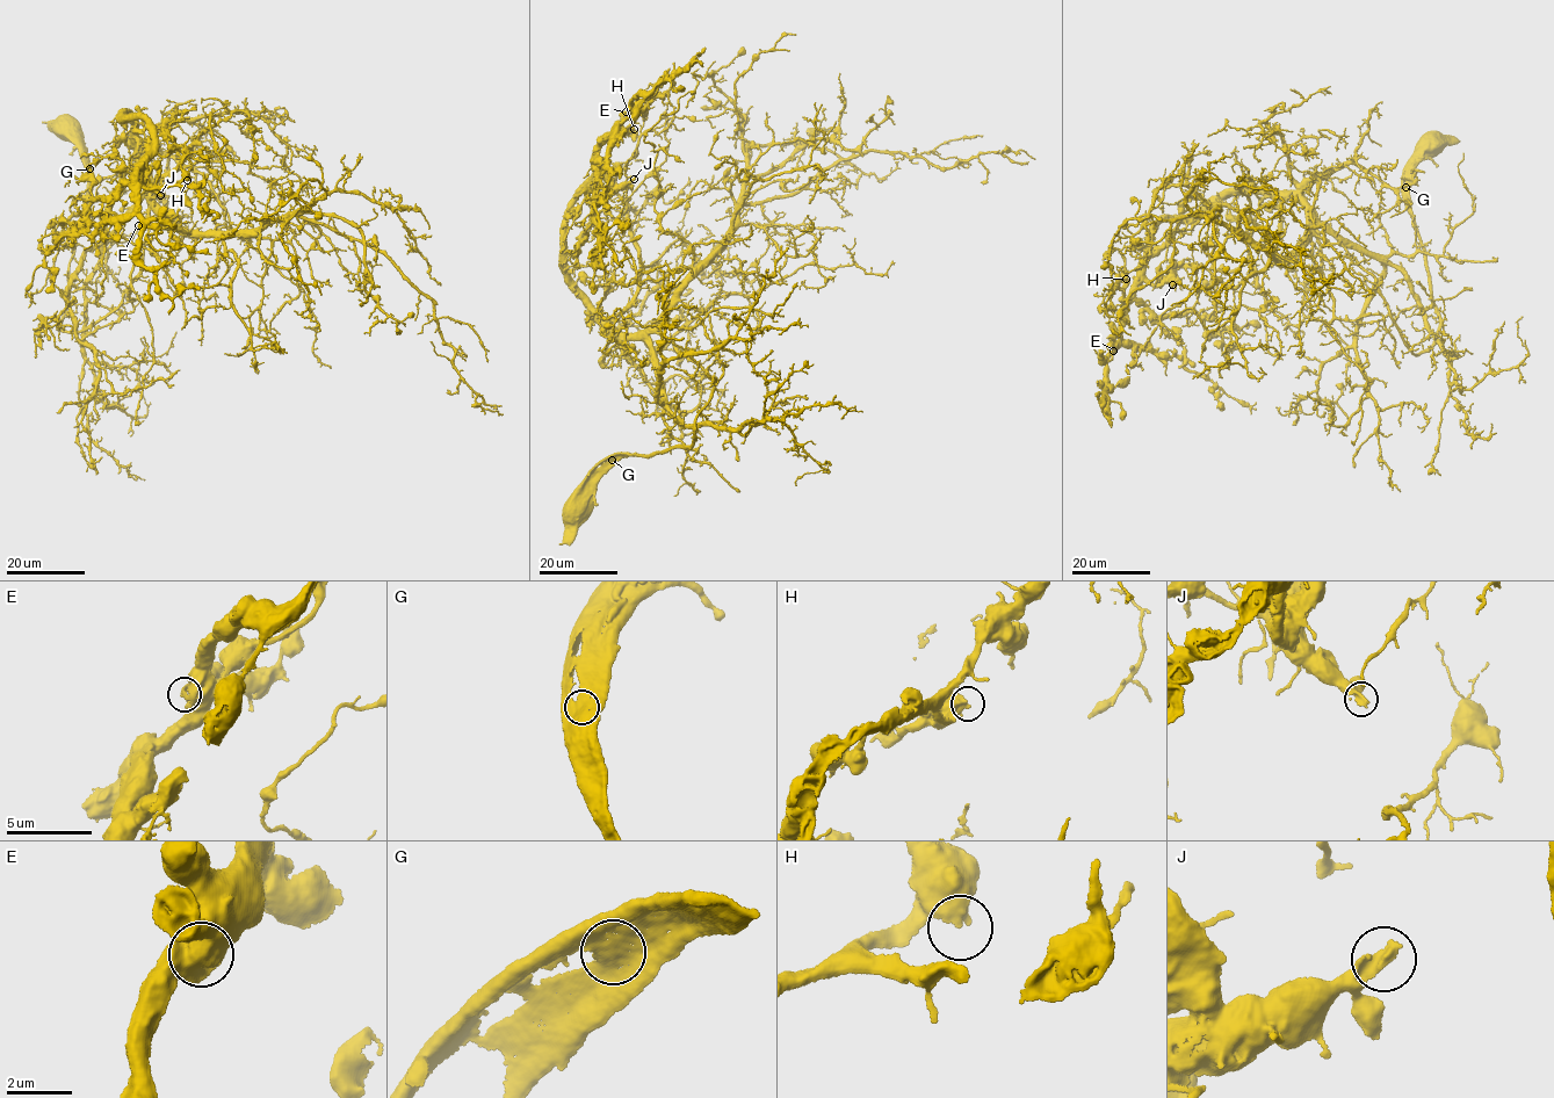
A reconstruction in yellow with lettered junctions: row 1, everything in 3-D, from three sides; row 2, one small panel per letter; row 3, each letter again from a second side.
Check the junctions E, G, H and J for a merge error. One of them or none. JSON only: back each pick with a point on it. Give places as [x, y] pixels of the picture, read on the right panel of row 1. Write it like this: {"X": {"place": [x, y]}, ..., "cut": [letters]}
{"cut": []}

